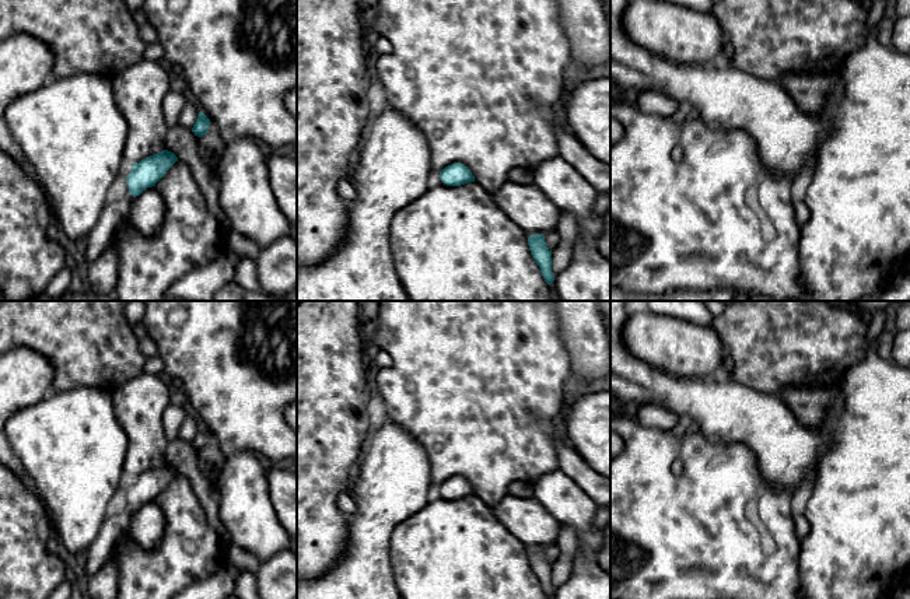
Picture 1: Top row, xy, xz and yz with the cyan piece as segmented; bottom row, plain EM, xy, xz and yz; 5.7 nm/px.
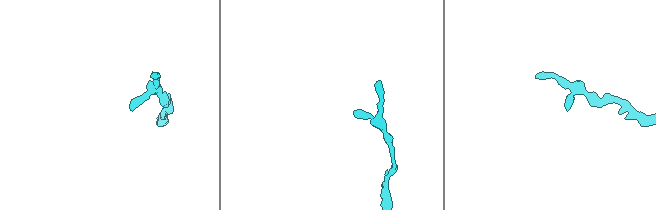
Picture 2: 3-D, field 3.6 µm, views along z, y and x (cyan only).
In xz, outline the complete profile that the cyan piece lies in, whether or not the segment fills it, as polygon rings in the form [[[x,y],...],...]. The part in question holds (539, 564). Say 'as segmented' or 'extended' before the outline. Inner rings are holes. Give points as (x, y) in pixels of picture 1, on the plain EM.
as segmented | [[[545,547],[529,549],[528,558],[545,595],[550,599],[554,595],[554,589],[552,585],[552,564],[546,560]]]

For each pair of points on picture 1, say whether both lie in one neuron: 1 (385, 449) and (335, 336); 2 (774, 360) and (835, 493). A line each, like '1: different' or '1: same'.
1: different
2: different

